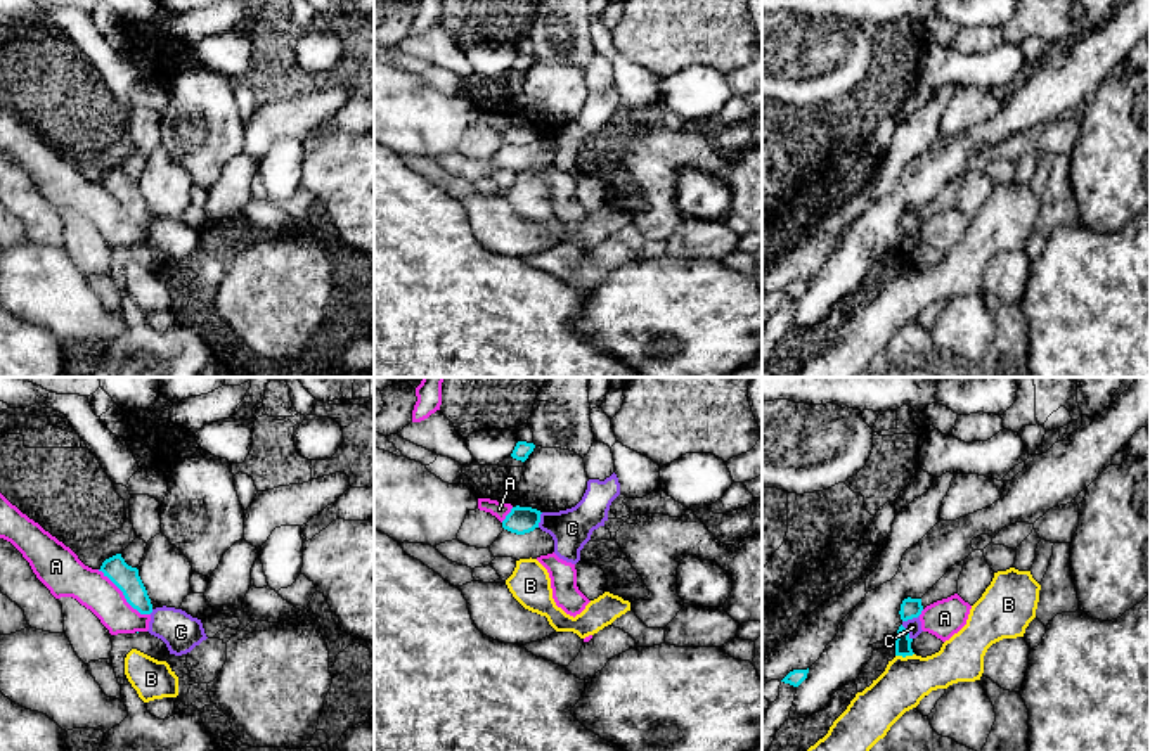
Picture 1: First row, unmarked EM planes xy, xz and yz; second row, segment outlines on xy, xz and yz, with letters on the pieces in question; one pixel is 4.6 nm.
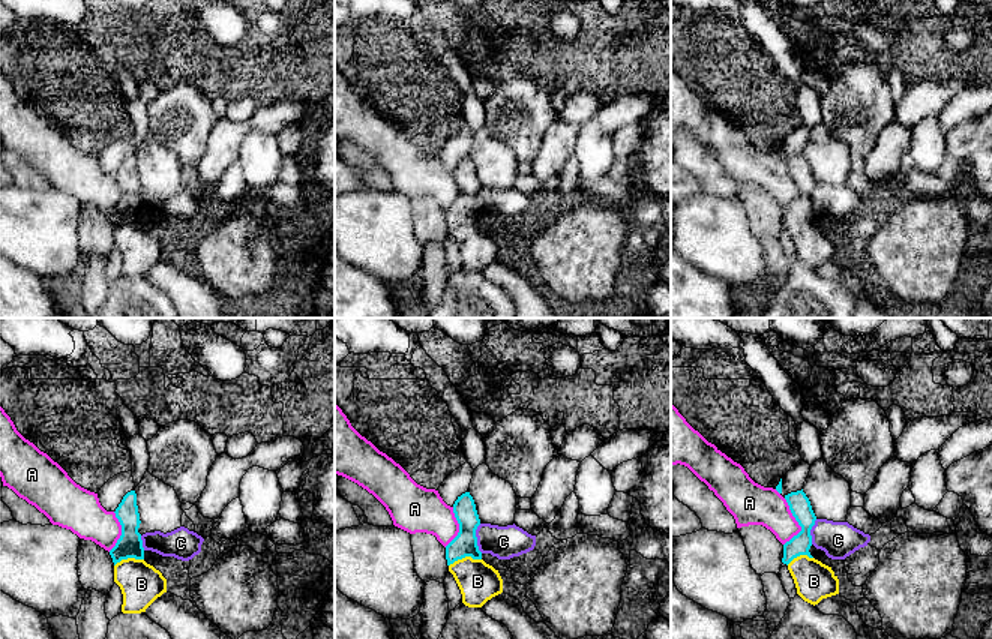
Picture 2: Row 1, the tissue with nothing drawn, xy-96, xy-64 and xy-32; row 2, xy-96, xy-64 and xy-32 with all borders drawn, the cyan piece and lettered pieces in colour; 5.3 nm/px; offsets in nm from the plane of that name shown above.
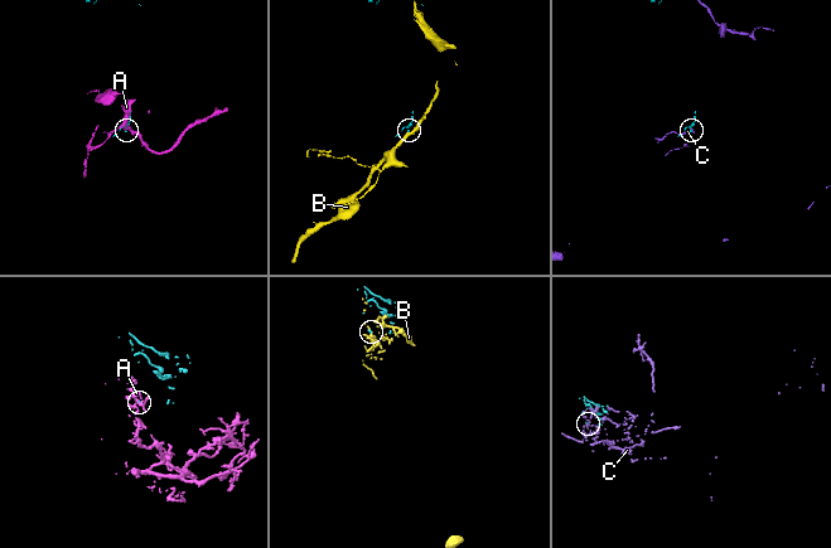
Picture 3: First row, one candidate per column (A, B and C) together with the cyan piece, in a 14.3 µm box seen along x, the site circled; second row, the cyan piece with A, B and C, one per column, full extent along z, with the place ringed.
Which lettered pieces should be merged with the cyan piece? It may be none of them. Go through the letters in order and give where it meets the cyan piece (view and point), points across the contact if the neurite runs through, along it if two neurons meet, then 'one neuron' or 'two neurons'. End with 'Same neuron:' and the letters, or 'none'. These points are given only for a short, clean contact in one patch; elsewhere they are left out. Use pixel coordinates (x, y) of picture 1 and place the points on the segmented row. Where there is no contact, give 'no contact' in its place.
A: contact xy (123, 594); two neurons
B: contact yz (904, 656); border yz (913, 653), (896, 656); two neurons
C: contact yz (910, 618); two neurons
Same neuron: none

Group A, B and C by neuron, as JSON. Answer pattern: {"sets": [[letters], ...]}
{"sets": [["A"], ["B"], ["C"]]}

